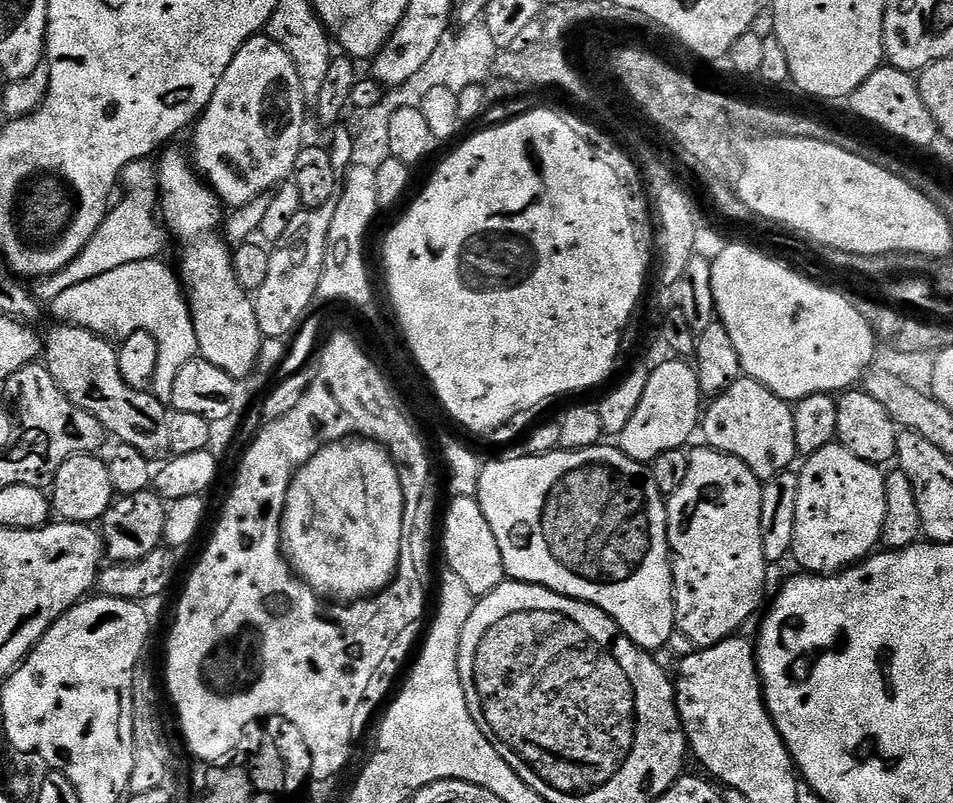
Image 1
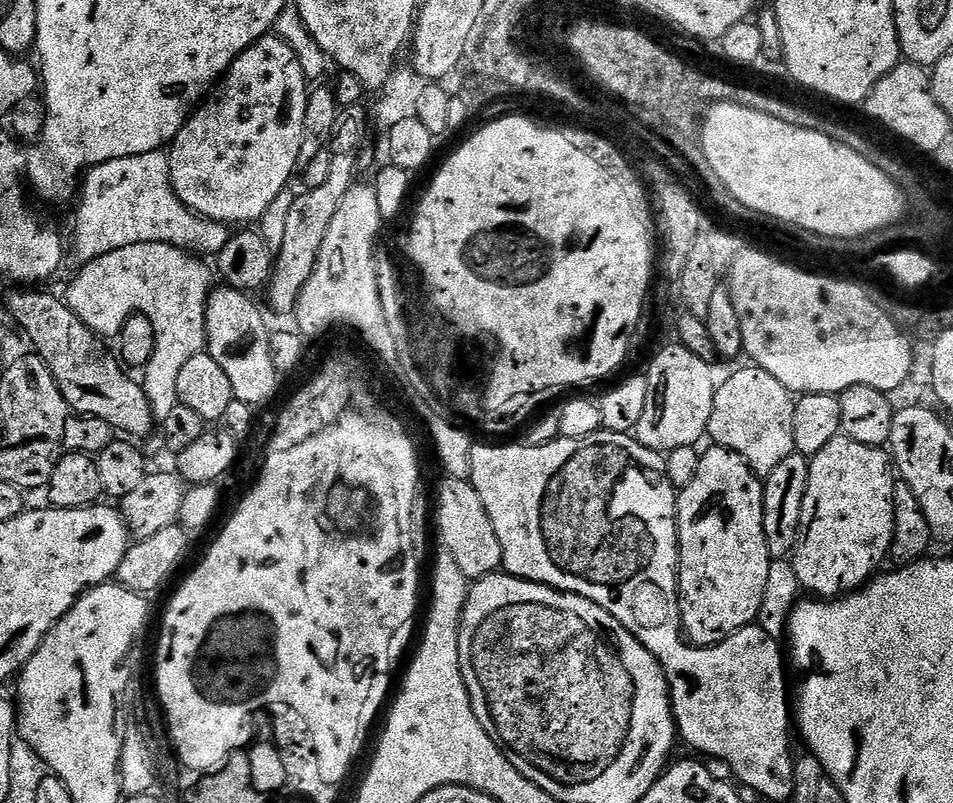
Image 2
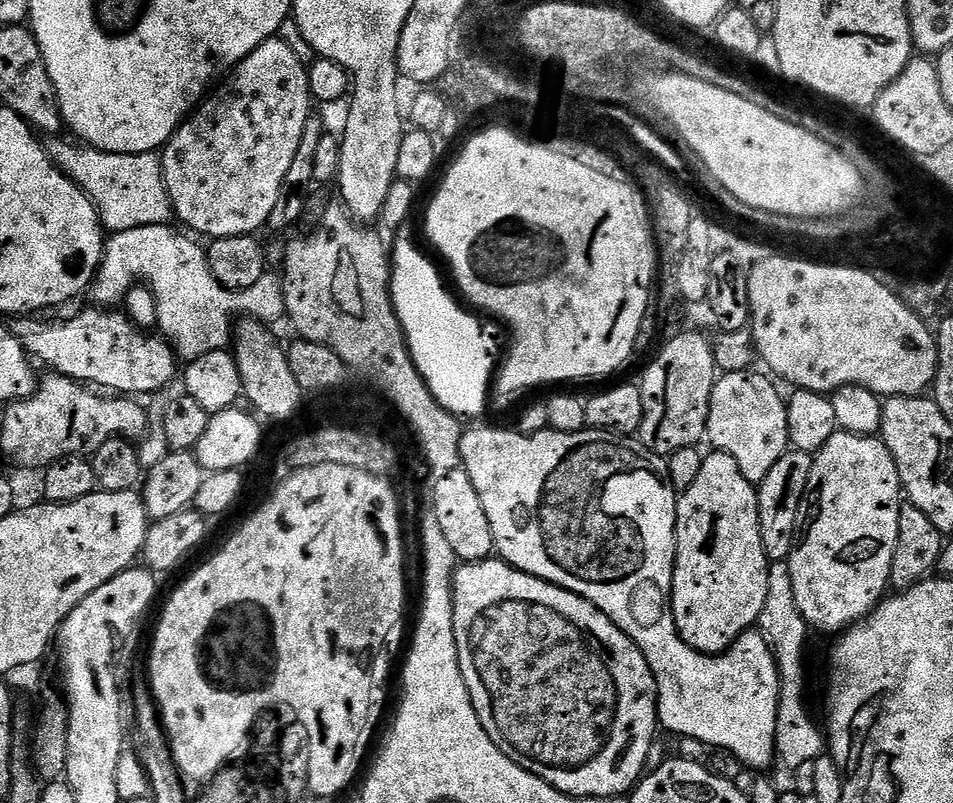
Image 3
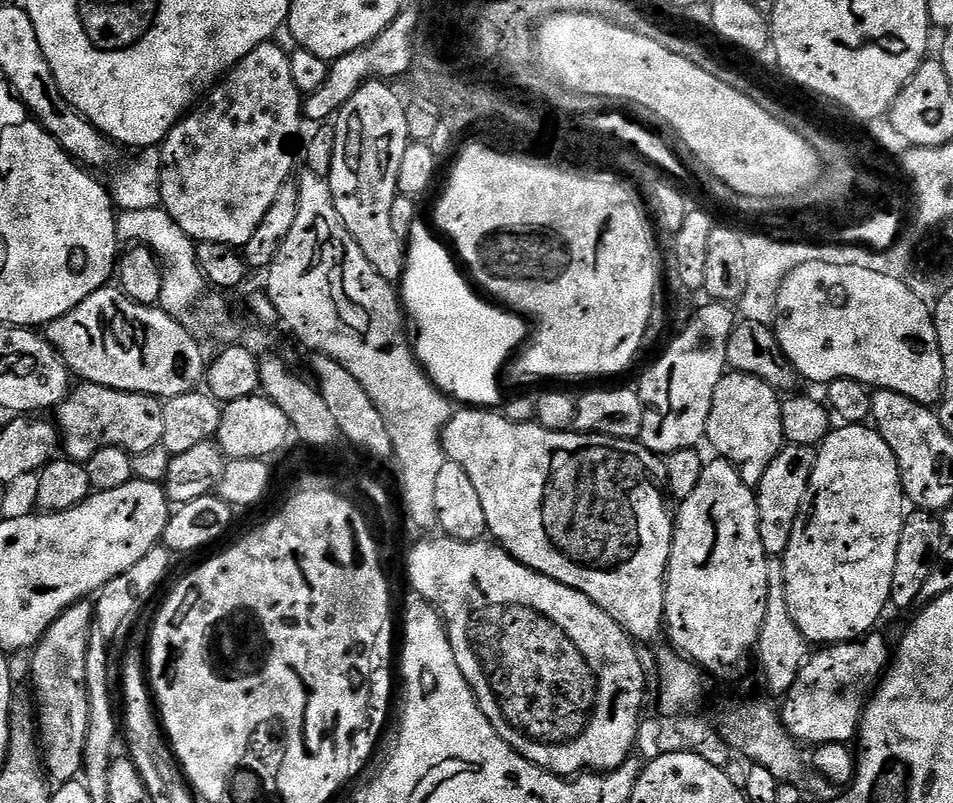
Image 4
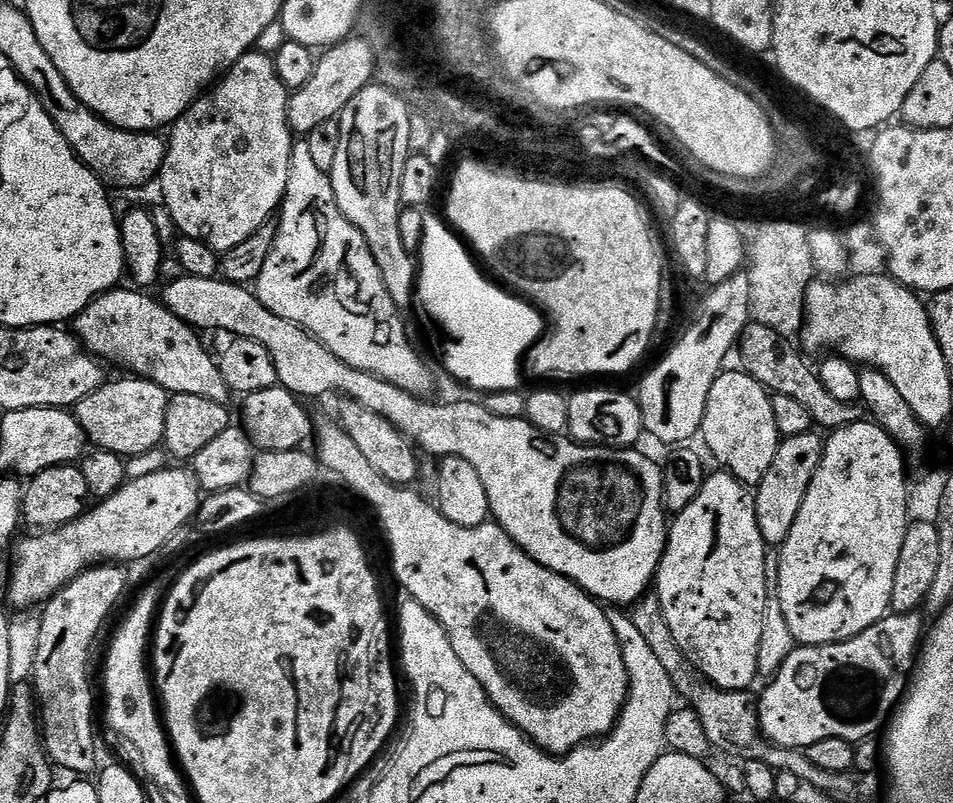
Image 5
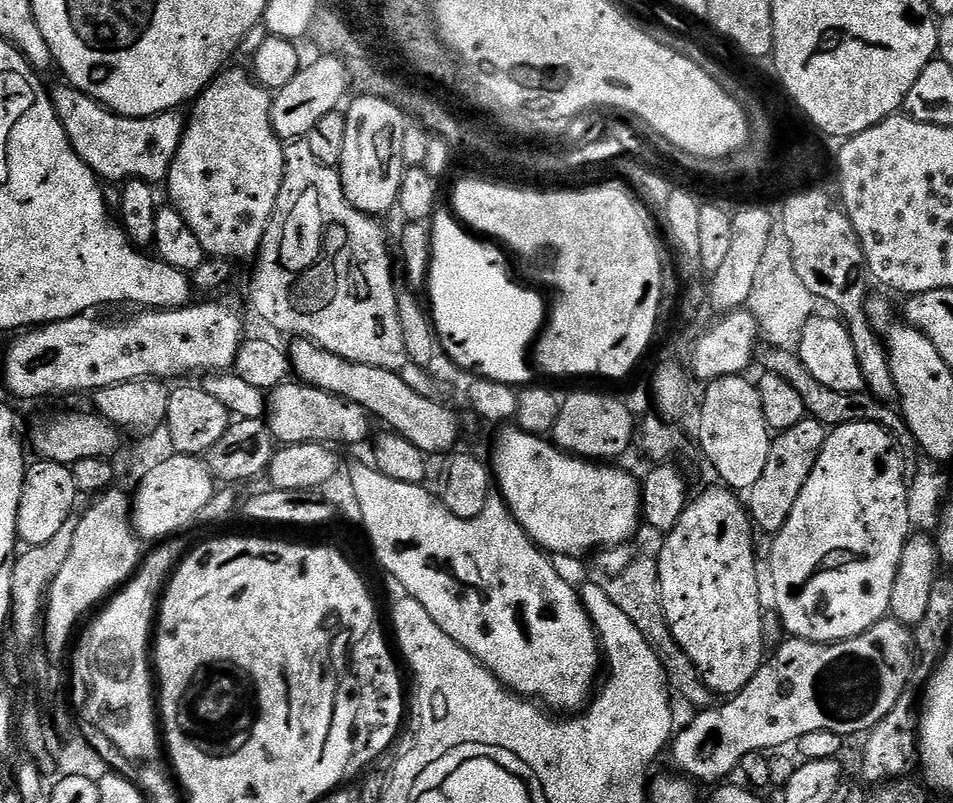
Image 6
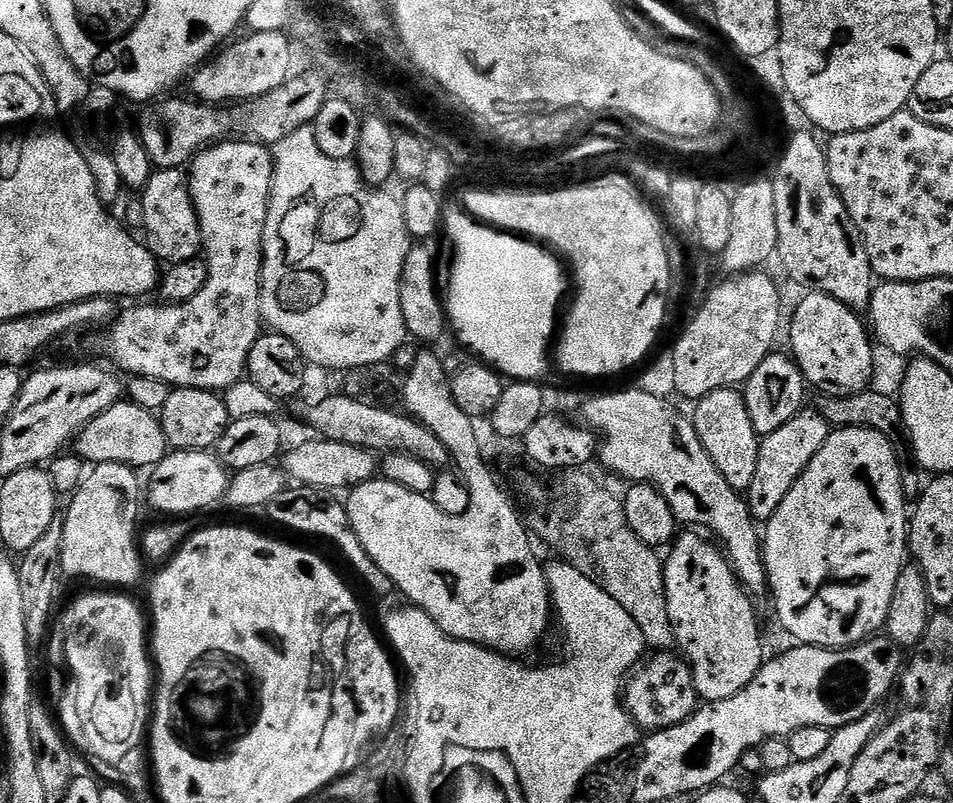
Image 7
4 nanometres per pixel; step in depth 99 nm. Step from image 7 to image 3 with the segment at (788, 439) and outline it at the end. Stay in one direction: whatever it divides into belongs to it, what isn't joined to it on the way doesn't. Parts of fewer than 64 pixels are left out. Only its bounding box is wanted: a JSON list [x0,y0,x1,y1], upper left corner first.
[758,450,814,561]

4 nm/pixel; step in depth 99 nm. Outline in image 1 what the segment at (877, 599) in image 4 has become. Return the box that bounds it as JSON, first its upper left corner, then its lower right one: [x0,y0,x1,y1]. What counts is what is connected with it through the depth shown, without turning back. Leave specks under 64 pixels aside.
[791,442,886,574]

